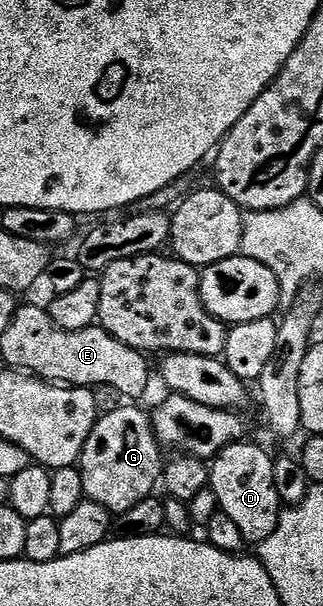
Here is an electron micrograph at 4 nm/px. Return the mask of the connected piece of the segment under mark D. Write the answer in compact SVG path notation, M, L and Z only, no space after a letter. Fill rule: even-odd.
M249 442L228 443L215 456L209 468L208 490L215 493L219 510L227 513L227 517L239 525L239 533L243 533L246 544L260 545L267 537L271 537L271 533L275 533L283 502L277 492L279 476L274 456L269 456L259 444Z

